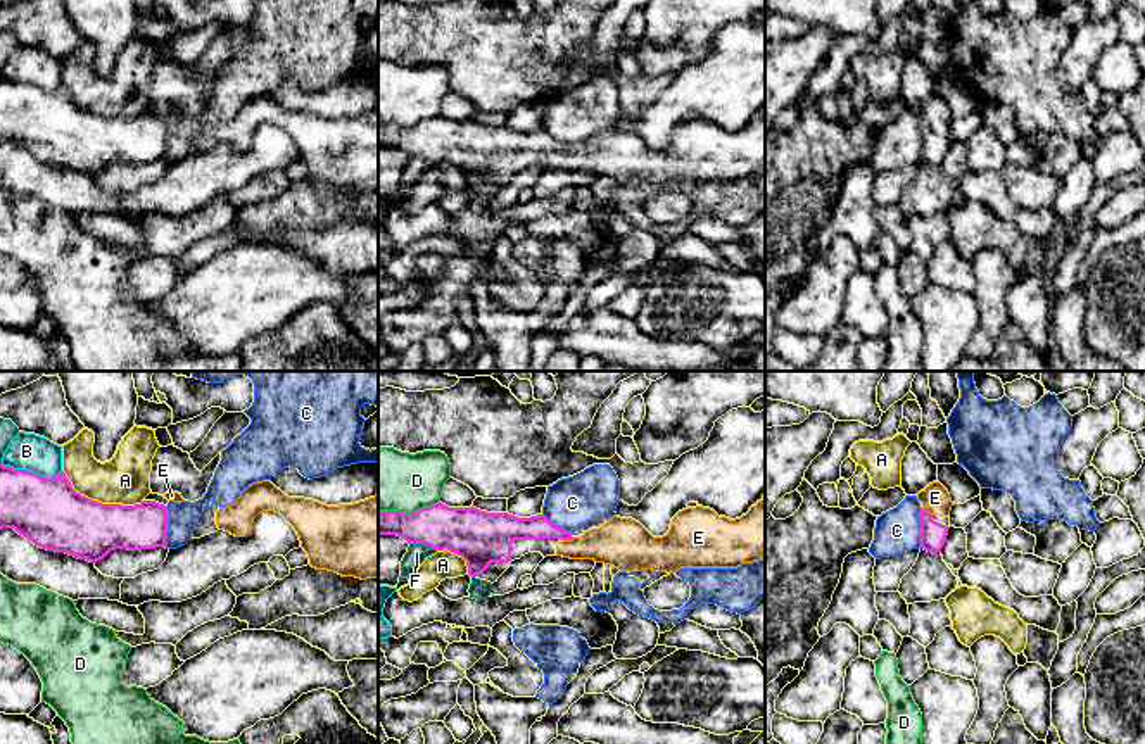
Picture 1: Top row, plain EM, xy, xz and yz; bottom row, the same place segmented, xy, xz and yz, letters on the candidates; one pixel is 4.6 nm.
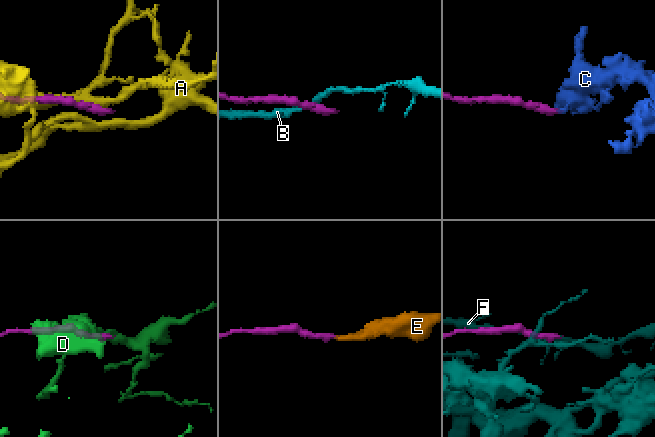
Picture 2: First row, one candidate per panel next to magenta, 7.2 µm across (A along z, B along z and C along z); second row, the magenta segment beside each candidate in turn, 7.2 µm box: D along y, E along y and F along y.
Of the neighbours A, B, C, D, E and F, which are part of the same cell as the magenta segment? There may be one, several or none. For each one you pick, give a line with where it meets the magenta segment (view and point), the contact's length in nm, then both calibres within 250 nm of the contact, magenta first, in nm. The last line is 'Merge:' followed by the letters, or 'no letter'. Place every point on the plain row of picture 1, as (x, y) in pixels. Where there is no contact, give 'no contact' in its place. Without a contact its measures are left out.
E: contact xz (567, 152); length 70 nm; calibres 110 and 220 nm
Merge: E

